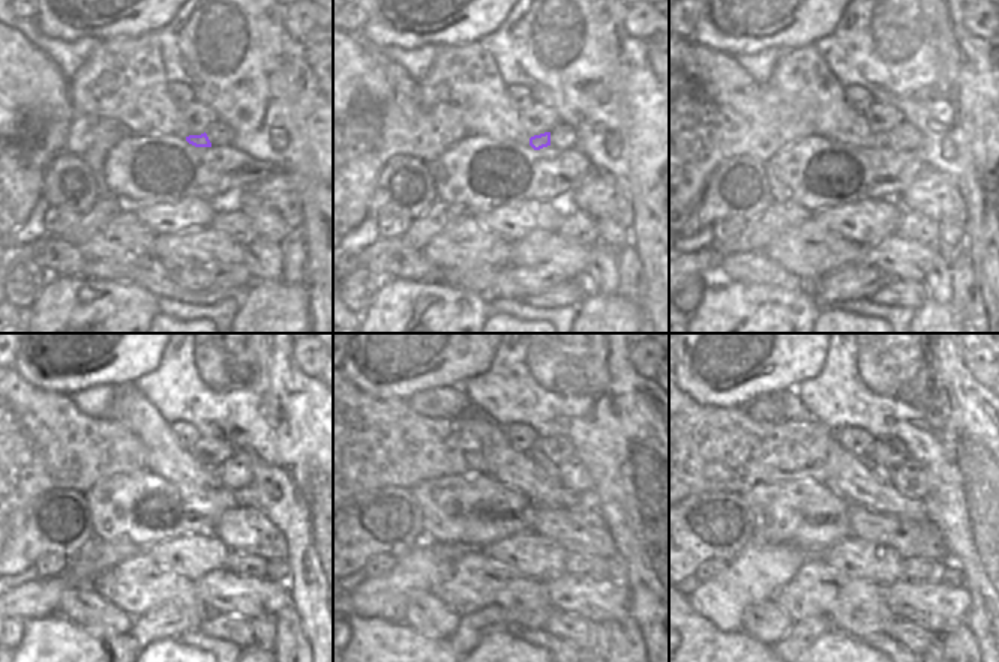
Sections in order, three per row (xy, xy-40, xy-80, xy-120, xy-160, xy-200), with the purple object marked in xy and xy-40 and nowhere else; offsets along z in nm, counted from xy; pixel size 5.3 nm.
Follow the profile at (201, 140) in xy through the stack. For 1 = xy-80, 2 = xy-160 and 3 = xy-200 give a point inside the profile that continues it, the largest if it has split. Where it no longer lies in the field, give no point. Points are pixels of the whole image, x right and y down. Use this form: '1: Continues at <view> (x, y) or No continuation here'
1: Continues at xy-80 (881, 138)
2: Continues at xy-160 (551, 473)
3: Continues at xy-200 (885, 473)

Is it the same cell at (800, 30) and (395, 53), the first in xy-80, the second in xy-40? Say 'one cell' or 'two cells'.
two cells

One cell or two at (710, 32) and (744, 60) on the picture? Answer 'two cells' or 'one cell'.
two cells

